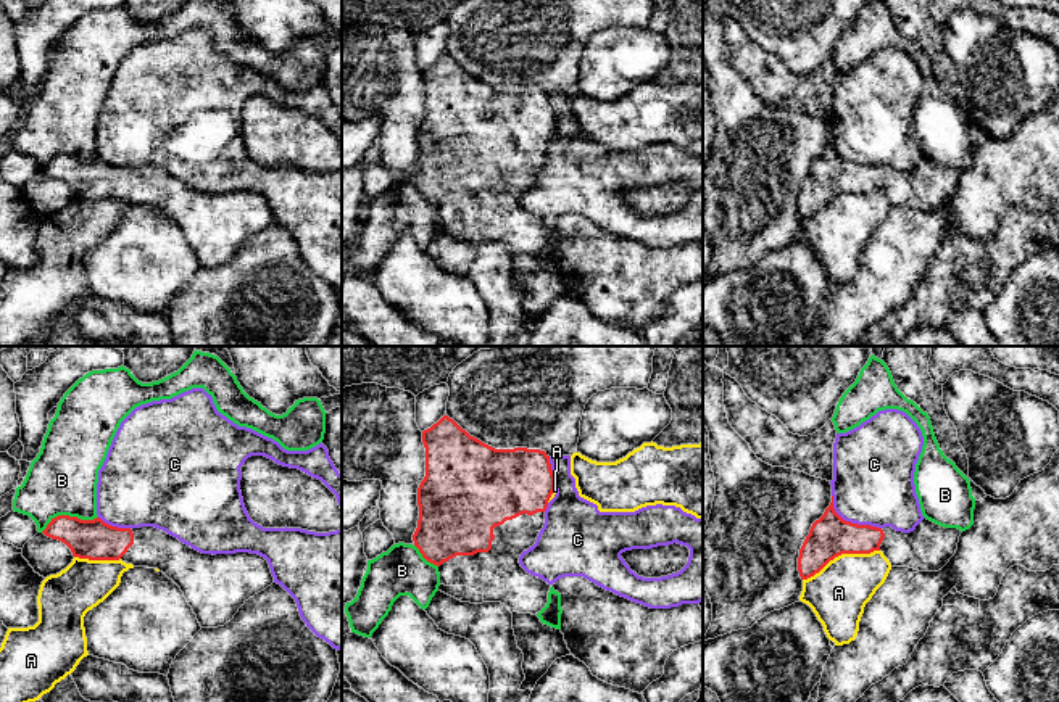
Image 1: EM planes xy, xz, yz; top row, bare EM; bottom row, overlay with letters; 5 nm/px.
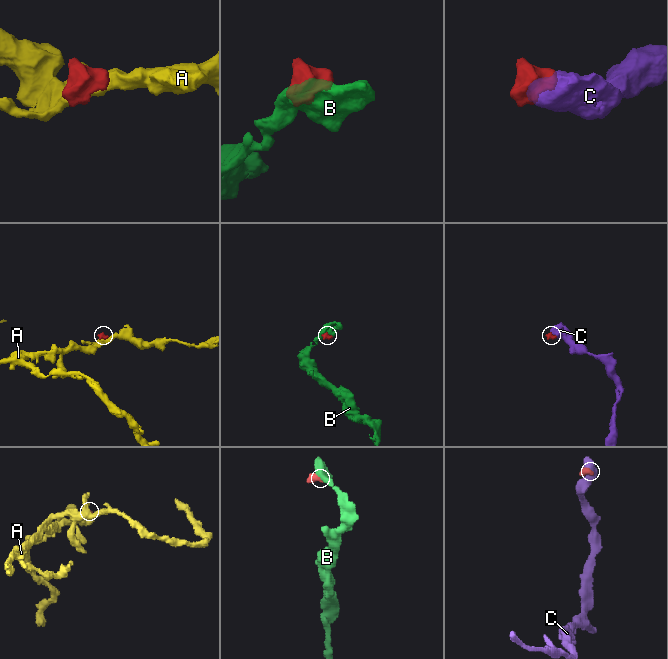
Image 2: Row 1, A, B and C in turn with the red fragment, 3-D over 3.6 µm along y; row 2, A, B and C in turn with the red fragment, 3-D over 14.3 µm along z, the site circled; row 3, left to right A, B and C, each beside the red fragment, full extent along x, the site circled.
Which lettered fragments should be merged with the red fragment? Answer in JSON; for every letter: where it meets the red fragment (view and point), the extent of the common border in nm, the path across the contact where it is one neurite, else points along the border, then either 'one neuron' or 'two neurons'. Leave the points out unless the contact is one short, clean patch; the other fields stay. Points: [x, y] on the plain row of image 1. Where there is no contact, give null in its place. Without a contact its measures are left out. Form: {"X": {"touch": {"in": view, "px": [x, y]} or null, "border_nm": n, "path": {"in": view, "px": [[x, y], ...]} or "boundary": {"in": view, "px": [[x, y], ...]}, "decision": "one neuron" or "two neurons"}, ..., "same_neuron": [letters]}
{"A": {"touch": {"in": "yz", "px": [840, 194]}, "border_nm": 420, "decision": "two neurons"}, "B": {"touch": {"in": "xy", "px": [68, 155]}, "border_nm": 300, "decision": "two neurons"}, "C": {"touch": {"in": "yz", "px": [850, 161]}, "border_nm": 300, "decision": "two neurons"}, "same_neuron": []}

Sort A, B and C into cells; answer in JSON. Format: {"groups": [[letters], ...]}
{"groups": [["A"], ["B"], ["C"]]}

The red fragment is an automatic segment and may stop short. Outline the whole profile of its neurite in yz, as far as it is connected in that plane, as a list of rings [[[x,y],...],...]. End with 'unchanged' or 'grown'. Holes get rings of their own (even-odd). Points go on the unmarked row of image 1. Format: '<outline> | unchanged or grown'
[[[832,135],[830,145],[812,163],[799,188],[798,211],[801,219],[808,219],[841,193],[874,190],[882,190],[891,206],[938,211],[956,193],[961,172],[957,167],[945,167],[927,158],[911,172],[891,166],[851,163],[835,151]]] | grown

